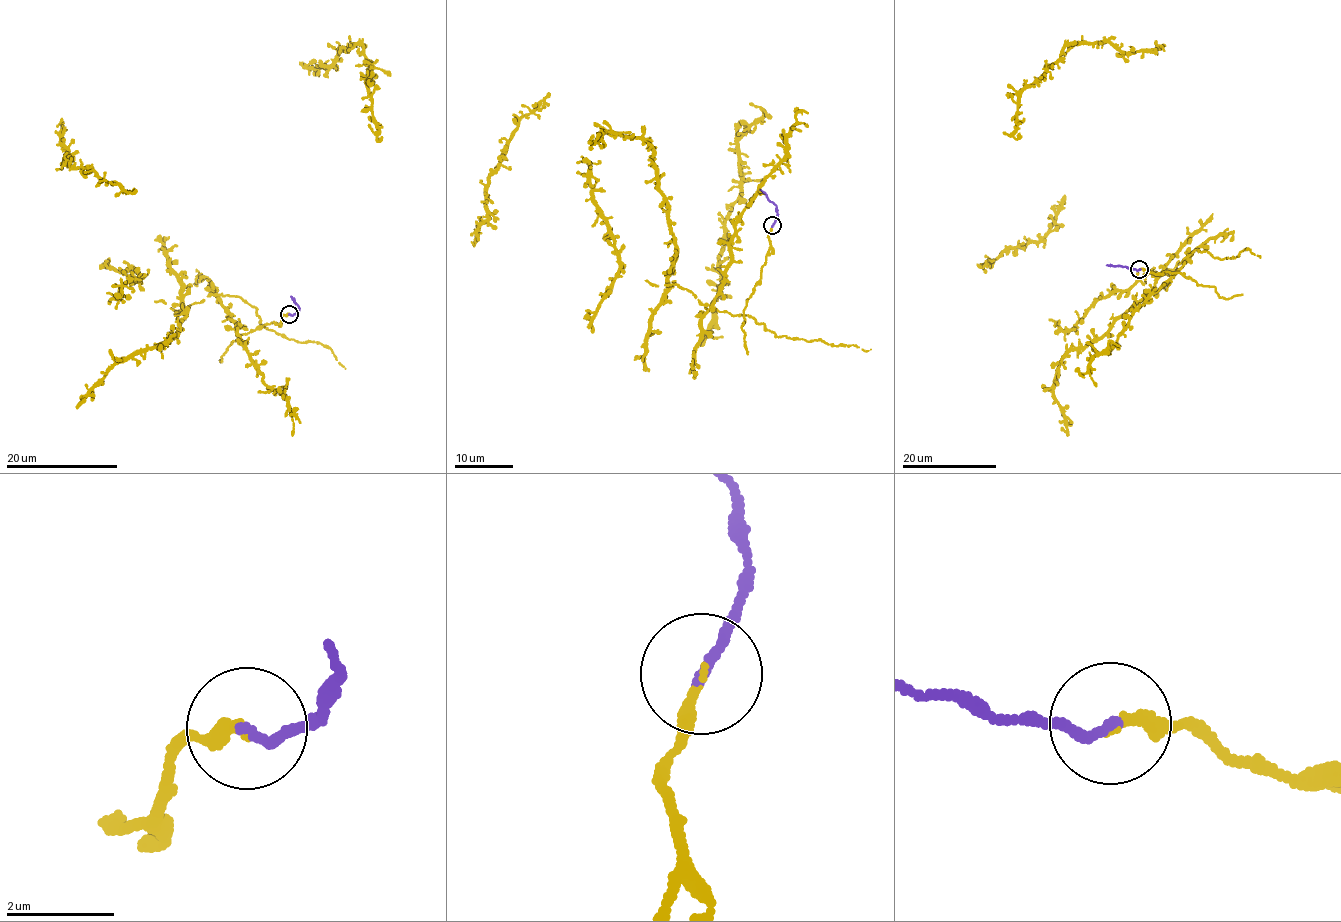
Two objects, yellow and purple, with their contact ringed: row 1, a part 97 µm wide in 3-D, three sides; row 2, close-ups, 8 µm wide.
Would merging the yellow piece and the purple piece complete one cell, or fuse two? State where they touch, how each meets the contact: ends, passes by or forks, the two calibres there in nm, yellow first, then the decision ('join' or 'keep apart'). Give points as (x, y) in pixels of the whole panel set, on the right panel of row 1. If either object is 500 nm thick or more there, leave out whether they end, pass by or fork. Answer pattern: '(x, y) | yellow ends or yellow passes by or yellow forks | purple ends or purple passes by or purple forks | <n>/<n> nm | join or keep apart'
(1139, 269) | yellow ends | purple ends | 170/190 nm | join

